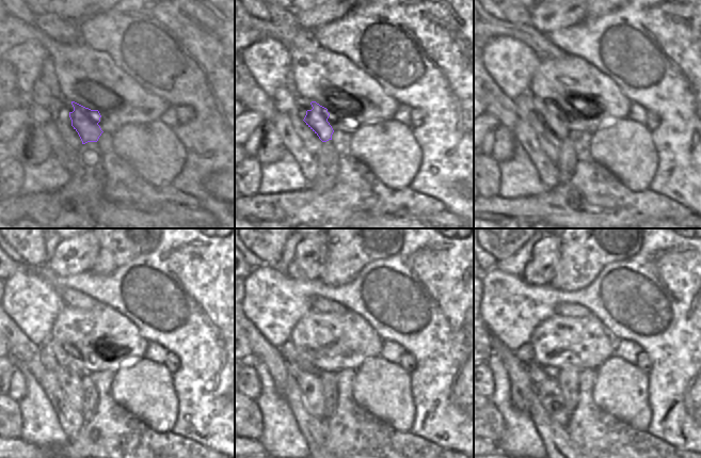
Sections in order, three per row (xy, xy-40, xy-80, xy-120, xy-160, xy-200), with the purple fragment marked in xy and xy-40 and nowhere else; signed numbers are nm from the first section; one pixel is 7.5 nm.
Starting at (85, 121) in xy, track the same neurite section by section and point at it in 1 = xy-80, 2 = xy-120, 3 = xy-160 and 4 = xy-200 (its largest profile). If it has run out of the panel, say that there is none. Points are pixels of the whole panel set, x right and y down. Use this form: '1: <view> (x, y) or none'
1: xy-80 (552, 120)
2: xy-120 (68, 358)
3: xy-160 (288, 351)
4: xy-200 (526, 353)

